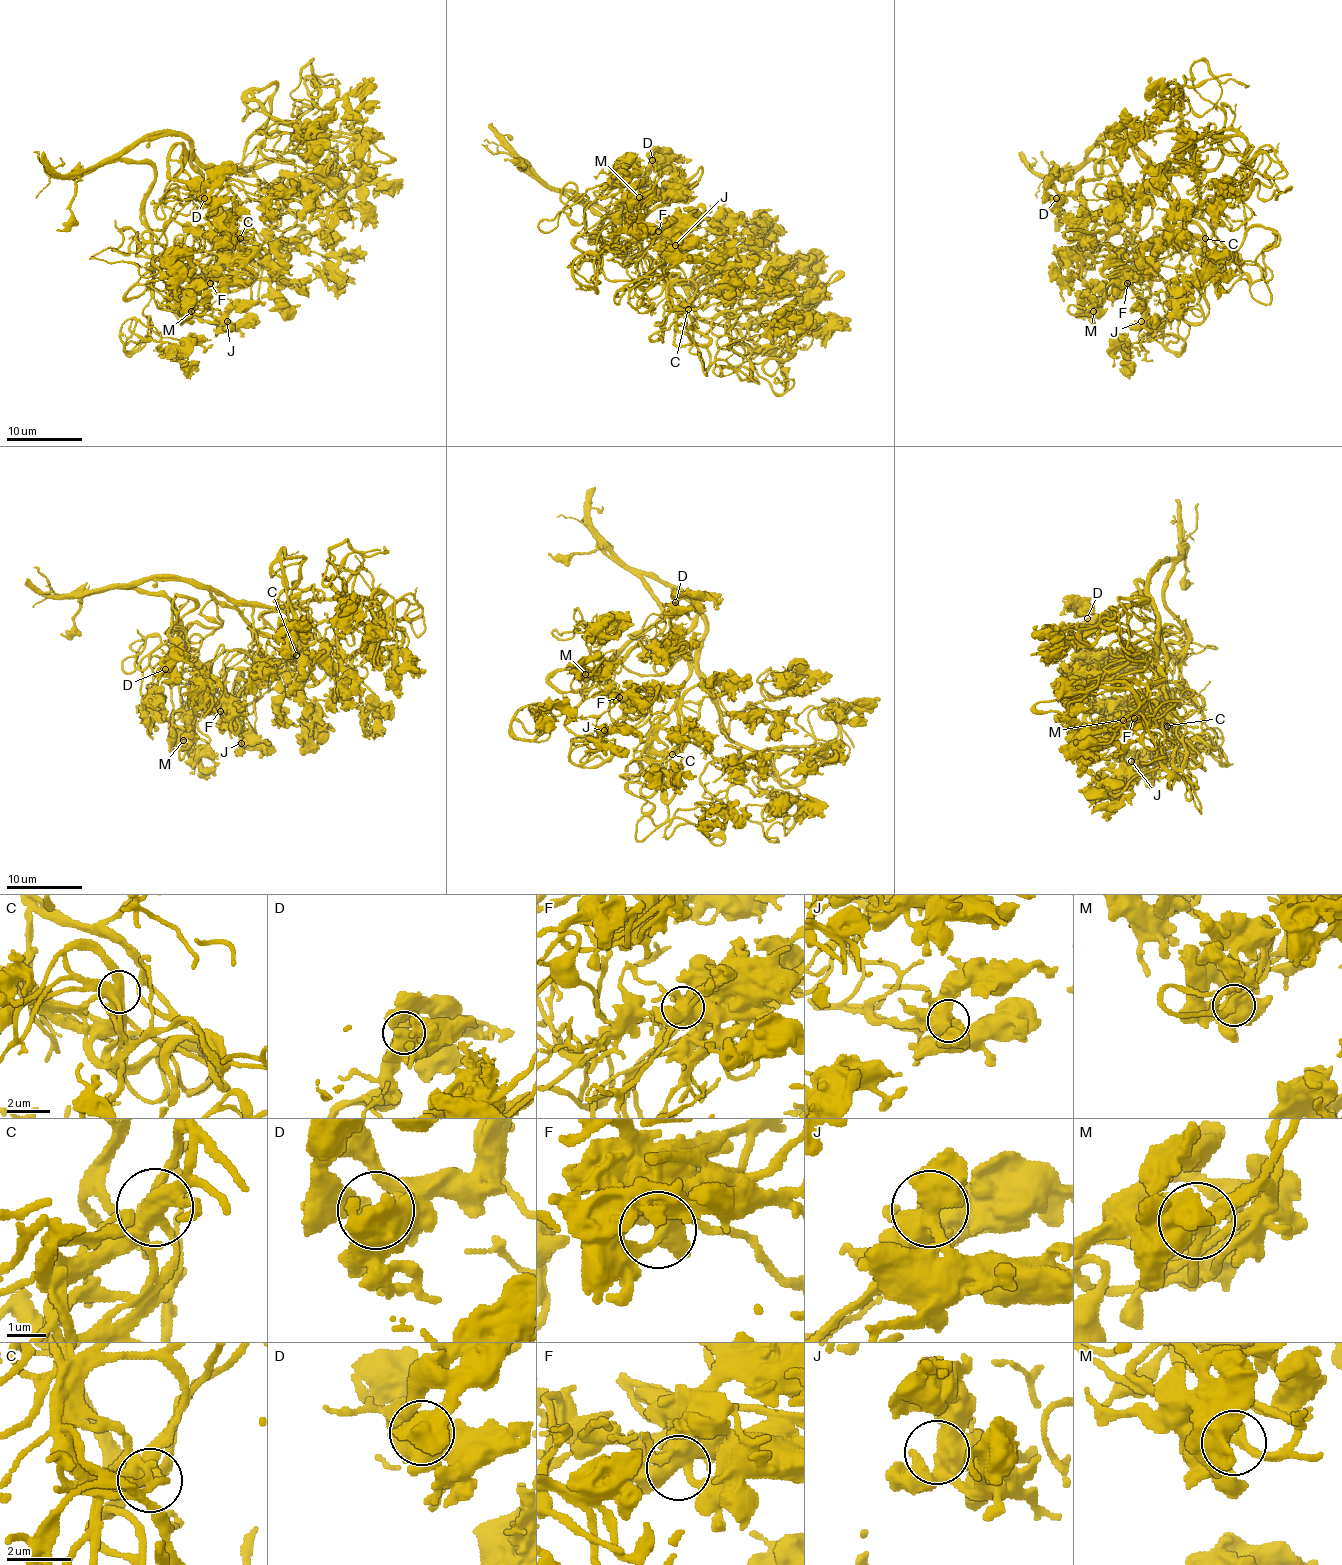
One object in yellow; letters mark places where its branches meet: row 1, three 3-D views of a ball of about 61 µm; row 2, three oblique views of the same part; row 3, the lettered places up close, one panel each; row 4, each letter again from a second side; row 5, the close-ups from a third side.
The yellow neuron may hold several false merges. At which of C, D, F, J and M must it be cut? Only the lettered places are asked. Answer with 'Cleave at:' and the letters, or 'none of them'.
Cleave at: none of them

